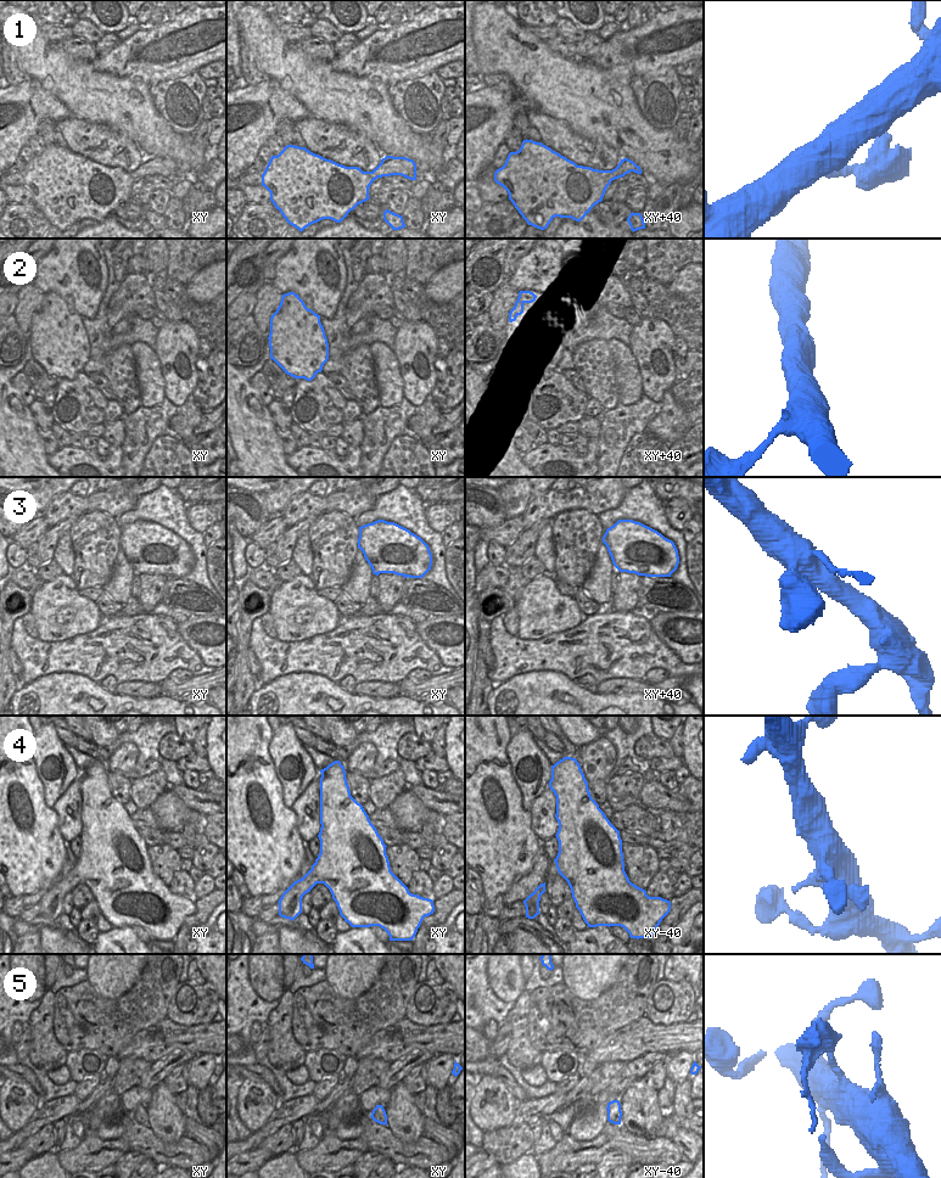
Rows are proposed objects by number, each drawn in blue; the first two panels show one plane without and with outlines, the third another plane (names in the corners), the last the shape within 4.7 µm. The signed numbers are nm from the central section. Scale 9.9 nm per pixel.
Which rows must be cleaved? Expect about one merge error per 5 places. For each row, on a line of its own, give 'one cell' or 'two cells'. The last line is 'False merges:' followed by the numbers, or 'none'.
1: one cell
2: one cell
3: one cell
4: one cell
5: two cells
False merges: 5

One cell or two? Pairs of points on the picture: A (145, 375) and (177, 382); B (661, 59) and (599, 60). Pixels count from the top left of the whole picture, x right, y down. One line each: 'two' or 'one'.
A: two
B: one

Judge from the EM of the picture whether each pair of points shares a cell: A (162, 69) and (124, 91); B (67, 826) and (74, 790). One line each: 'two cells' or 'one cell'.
A: two cells
B: one cell

